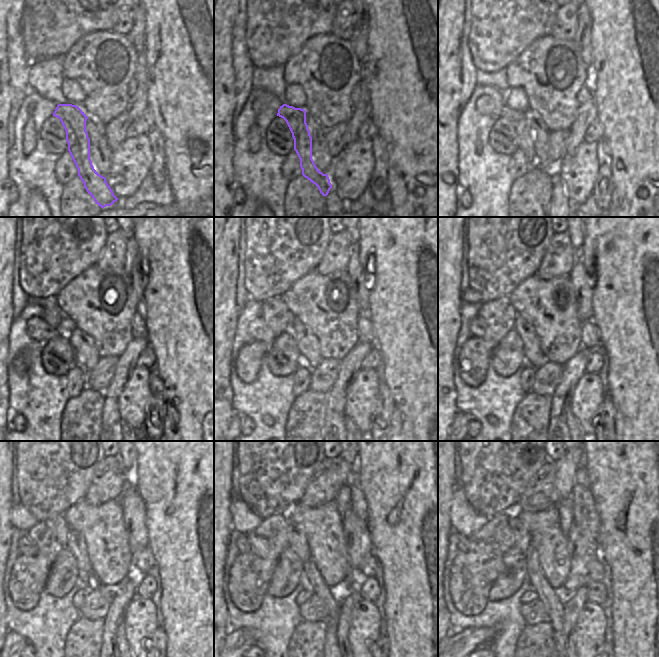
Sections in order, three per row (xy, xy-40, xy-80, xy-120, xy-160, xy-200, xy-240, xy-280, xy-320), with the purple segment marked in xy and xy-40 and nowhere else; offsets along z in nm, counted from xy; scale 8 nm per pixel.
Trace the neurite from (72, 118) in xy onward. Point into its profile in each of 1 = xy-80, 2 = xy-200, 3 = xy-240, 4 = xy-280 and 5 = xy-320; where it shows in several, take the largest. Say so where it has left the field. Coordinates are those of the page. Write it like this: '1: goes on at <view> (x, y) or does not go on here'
1: goes on at xy-80 (525, 142)
2: goes on at xy-200 (477, 325)
3: goes on at xy-240 (26, 547)
4: goes on at xy-280 (242, 544)
5: goes on at xy-320 (463, 541)

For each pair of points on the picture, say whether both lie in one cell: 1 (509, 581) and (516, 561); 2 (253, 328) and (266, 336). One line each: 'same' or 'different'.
1: same
2: same

